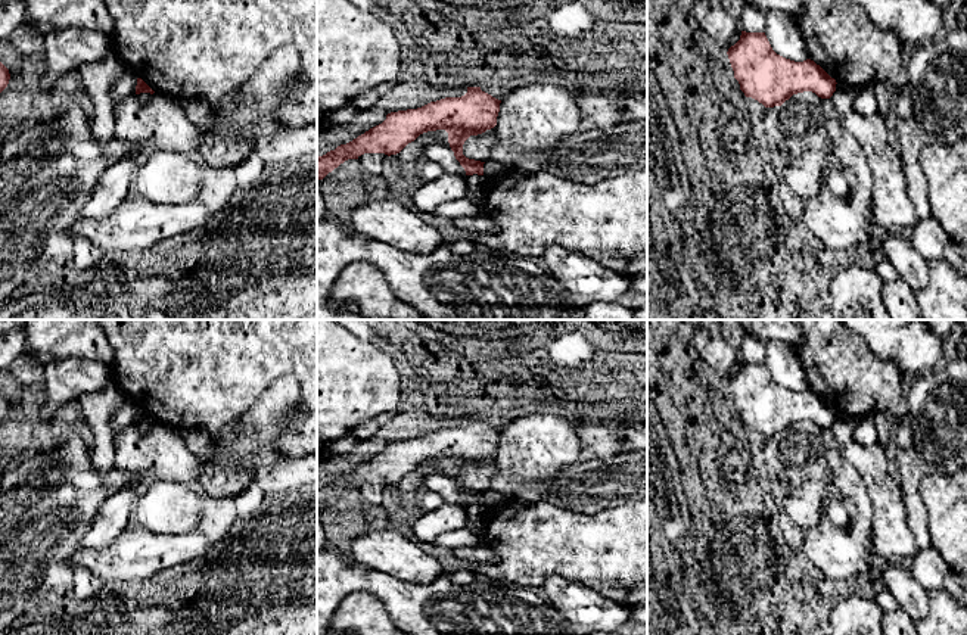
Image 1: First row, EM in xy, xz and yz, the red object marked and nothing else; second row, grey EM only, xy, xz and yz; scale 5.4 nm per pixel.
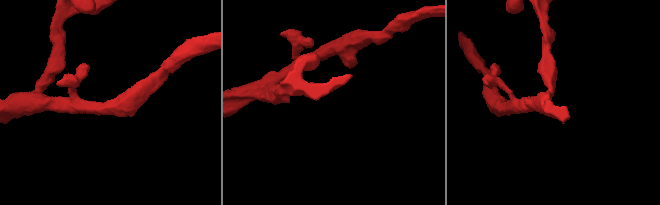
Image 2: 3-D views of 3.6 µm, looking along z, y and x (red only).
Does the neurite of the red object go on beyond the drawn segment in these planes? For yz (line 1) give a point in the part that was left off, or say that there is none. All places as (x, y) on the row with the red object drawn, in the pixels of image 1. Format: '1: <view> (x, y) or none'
1: none

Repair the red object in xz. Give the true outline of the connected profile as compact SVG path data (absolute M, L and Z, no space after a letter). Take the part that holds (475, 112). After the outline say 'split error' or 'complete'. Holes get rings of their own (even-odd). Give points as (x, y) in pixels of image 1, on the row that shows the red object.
M467 87L461 97L445 97L417 109L391 112L386 119L346 144L338 146L317 158L317 180L348 159L364 153L399 153L408 143L427 131L445 130L455 159L466 175L484 175L484 164L463 155L463 144L470 136L478 136L497 125L501 100L481 90Z; complete

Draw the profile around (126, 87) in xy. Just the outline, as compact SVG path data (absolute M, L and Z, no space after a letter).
M130 72L125 74L111 90L111 99L114 106L114 113L119 103L122 103L127 97L136 94L137 77Z

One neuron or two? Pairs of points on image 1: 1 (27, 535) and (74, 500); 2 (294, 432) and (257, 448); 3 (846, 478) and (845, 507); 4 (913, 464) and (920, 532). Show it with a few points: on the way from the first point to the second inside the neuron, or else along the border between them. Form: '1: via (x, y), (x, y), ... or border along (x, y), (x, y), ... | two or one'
1: via (39, 523), (62, 500) | one
2: border along (294, 408), (277, 439), (277, 450), (289, 458) | two
3: via (848, 485), (848, 500) | one
4: via (910, 481), (910, 516) | one

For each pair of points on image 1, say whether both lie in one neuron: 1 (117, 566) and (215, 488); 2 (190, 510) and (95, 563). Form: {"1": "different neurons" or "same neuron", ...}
{"1": "different neurons", "2": "same neuron"}

